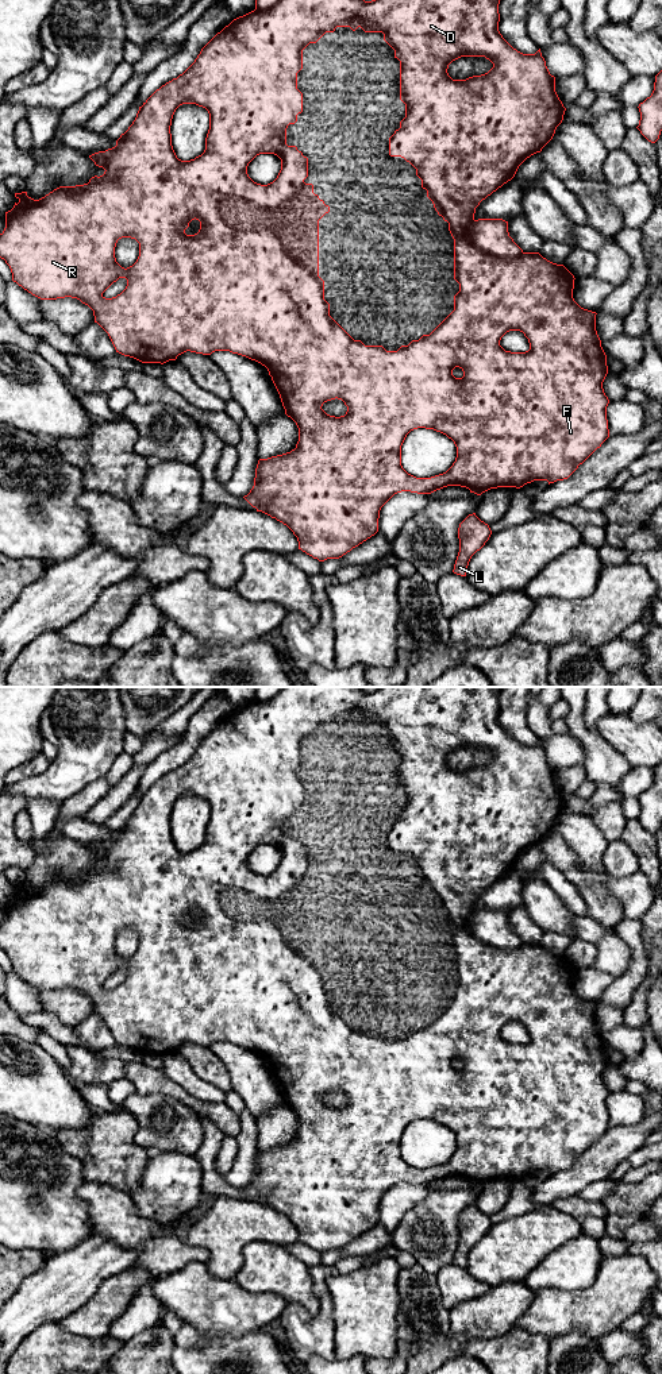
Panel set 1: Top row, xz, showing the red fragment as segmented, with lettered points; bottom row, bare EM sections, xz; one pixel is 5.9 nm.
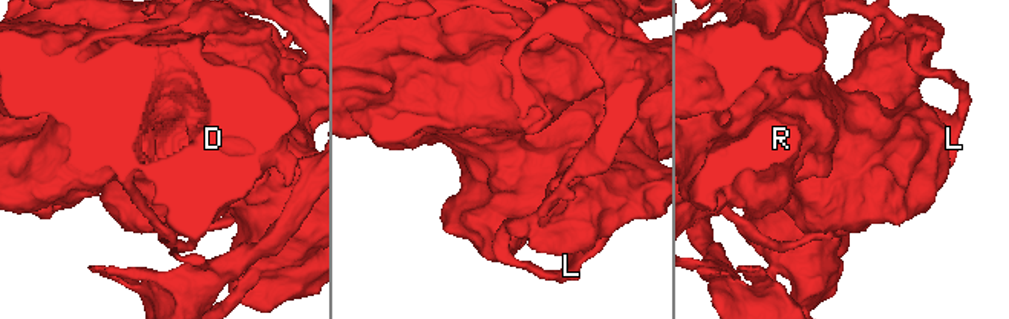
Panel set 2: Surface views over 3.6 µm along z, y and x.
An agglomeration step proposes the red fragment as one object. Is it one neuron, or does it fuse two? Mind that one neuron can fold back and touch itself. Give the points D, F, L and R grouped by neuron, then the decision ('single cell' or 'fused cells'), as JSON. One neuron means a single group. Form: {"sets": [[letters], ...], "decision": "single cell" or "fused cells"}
{"sets": [["D", "F", "R"], ["L"]], "decision": "fused cells"}

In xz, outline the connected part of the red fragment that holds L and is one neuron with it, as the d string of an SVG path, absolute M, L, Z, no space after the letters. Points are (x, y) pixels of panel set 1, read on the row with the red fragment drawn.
M476 513L469 514L458 528L459 552L453 572L466 576L472 556L489 540L492 530Z

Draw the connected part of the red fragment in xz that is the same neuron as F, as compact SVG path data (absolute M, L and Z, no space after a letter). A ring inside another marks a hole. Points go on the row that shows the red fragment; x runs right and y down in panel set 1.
M280 0L270 9L254 9L234 19L201 49L195 62L182 74L157 89L139 107L135 120L120 135L115 147L89 155L96 166L105 170L103 175L95 175L84 185L59 186L39 200L28 197L27 192L15 193L19 202L5 212L5 228L0 233L0 258L9 266L12 281L41 300L72 297L88 305L93 310L95 323L108 333L116 352L142 363L163 364L176 360L186 351L203 355L230 351L268 368L285 414L299 428L299 441L290 452L258 460L254 486L243 498L257 512L286 525L297 537L299 549L319 561L339 559L374 536L378 532L381 507L397 493L431 494L447 486L461 486L469 489L470 493L482 494L497 487L520 489L534 480L547 480L550 485L567 479L609 437L607 420L609 400L603 389L608 374L607 355L596 331L597 313L581 308L573 298L574 275L563 265L553 263L539 252L500 258L481 251L466 236L466 228L474 220L480 202L511 181L527 158L542 151L553 139L566 111L555 92L555 77L550 74L540 49L535 54L523 54L500 34L499 4L500 0ZM336 27L350 27L353 31L361 27L365 32L382 32L384 40L394 50L394 58L400 61L400 100L405 104L405 117L400 121L400 128L389 138L389 155L401 157L416 169L422 188L427 190L427 197L432 201L438 215L449 223L449 231L454 239L454 279L459 283L459 292L454 296L454 310L430 335L423 335L397 351L386 351L382 346L365 346L361 340L354 340L330 316L330 304L324 300L324 281L319 277L319 220L330 212L330 207L313 193L312 184L304 182L308 177L308 158L296 146L286 144L286 128L295 124L297 115L303 112L303 93L297 89L297 73L303 69L303 50L309 43L316 43L326 32L334 32ZM461 57L485 57L493 63L493 67L481 76L453 80L447 73L449 65ZM182 104L196 104L209 113L205 150L190 161L178 159L172 146L172 119ZM259 154L274 154L281 159L277 178L268 185L254 182L247 174L249 163ZM195 219L200 221L200 229L195 235L186 235L185 229ZM122 238L131 238L139 243L139 256L127 269L122 267L115 258L115 247ZM119 278L127 279L126 289L116 297L105 298L103 293ZM509 331L523 332L528 339L530 350L526 352L505 351L500 340ZM335 398L342 400L347 406L345 416L330 416L322 409L324 402ZM417 428L434 429L454 441L457 458L446 472L431 478L416 478L403 468L401 445L407 435Z

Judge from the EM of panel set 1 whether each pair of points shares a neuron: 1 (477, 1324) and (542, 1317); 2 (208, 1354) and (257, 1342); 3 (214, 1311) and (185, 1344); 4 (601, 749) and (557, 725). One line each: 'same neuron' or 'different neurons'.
1: different neurons
2: same neuron
3: different neurons
4: different neurons

